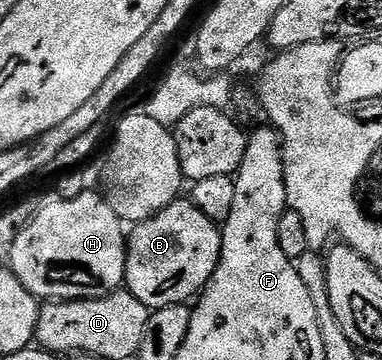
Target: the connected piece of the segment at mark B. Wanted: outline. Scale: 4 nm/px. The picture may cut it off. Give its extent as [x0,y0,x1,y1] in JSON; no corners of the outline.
[124,200,222,311]

